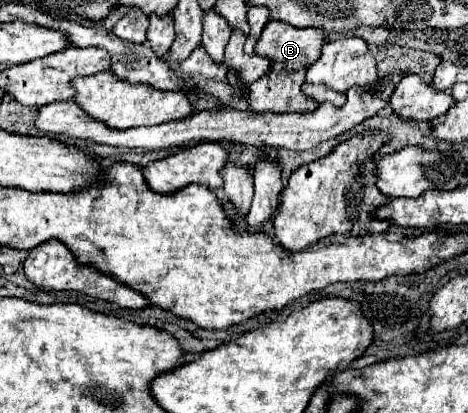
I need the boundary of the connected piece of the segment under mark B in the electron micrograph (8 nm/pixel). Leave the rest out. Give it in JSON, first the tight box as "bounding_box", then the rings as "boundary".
{"bounding_box":[248,21,326,113],"boundary":[[[270,21],[258,43],[256,43],[256,53],[262,57],[270,59],[270,69],[268,73],[264,73],[264,77],[260,77],[258,81],[254,81],[250,85],[250,95],[248,95],[248,103],[250,103],[250,111],[254,113],[264,113],[264,111],[272,111],[272,113],[312,113],[318,103],[312,101],[312,97],[302,93],[302,83],[308,71],[308,65],[316,63],[320,57],[320,49],[326,43],[326,35],[324,31],[318,29],[298,29],[292,27],[288,23],[280,23],[280,21]]]}

